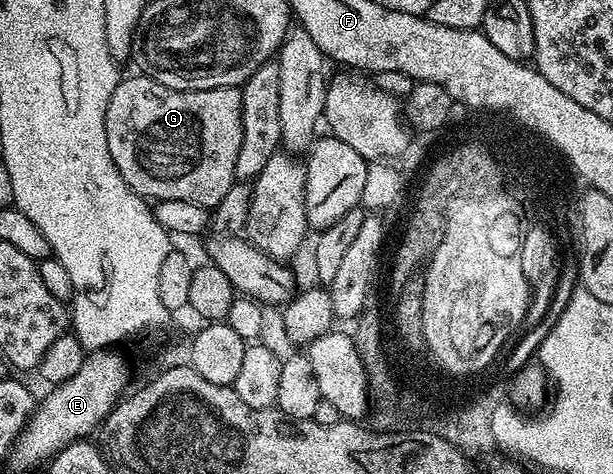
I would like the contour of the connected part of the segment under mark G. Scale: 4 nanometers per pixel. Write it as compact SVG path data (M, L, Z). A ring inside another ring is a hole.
M134 75L124 76L119 86L113 91L113 99L109 99L109 107L105 107L105 139L109 143L109 155L113 155L113 163L117 171L121 171L121 179L129 183L129 187L144 199L164 201L165 199L185 199L185 203L197 203L211 211L215 205L221 203L225 193L229 191L235 180L235 168L237 167L237 151L241 151L241 92L238 88L217 87L205 91L181 91L170 89L161 83L157 83L151 77Z

